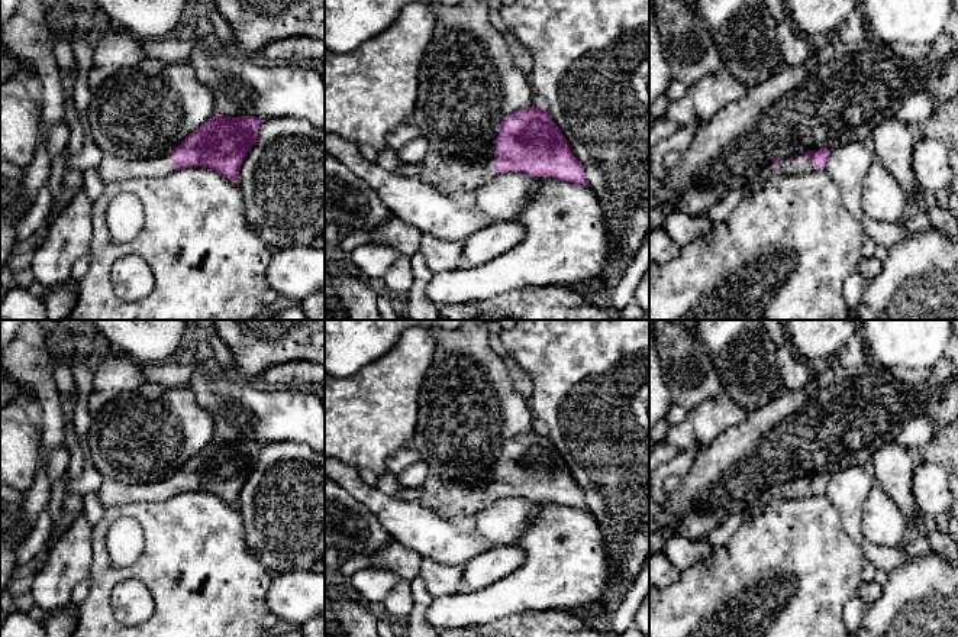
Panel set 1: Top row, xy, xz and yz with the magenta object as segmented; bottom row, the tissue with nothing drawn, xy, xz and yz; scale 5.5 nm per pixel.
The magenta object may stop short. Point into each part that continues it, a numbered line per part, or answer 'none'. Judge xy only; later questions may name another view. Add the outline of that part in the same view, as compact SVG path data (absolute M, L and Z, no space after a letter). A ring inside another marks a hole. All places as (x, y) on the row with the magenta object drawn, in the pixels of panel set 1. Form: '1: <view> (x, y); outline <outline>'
1: xy (112, 168); outline M165 153L151 159L125 159L104 155L96 171L104 184L109 184L120 180L164 178L175 169L171 153Z

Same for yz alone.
1: yz (799, 165); outline M796 153L793 158L784 158L784 162L778 164L775 169L775 172L783 175L809 174L815 171L815 162L806 161L803 153Z

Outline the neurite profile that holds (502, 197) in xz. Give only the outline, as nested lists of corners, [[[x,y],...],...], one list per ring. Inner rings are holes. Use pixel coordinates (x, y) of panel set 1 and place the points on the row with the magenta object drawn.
[[[506,171],[475,188],[475,201],[494,222],[509,222],[517,217],[538,187],[539,181],[535,177]]]

